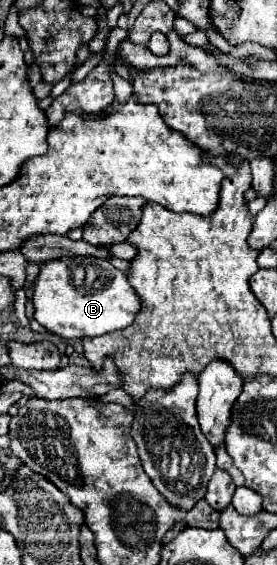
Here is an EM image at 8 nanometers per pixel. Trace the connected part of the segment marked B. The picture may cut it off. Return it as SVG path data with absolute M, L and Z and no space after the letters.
M66 257L66 261L44 261L40 273L34 281L34 319L46 327L50 333L56 333L64 339L76 337L96 337L116 329L124 329L134 321L138 313L138 295L128 283L124 271L110 265L108 259L102 257Z

